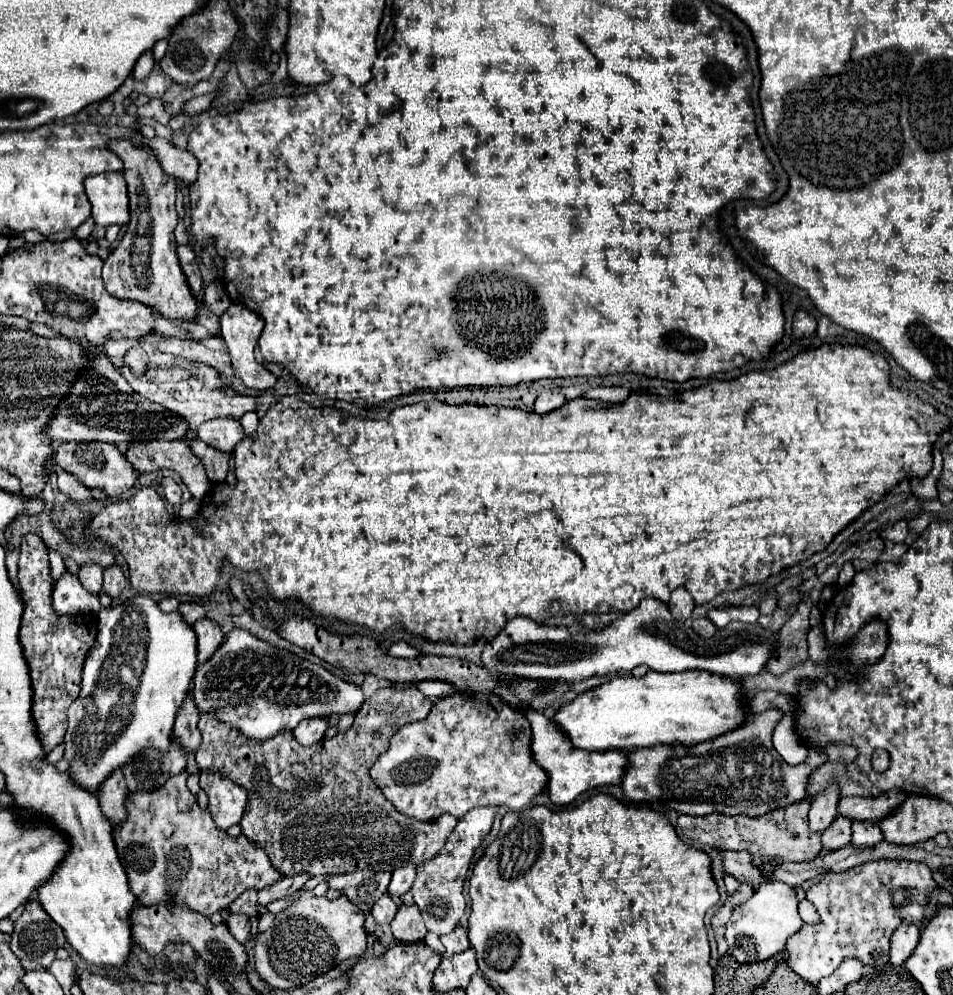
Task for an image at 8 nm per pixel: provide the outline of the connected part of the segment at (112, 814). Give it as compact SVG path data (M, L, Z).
M117 768L101 786L97 788L97 798L101 804L103 814L111 820L113 826L121 824L127 818L125 810L125 800L127 800L127 786L125 786L125 776L121 768Z

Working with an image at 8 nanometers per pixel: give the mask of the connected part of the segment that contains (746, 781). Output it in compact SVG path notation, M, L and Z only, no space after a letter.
M769 710L755 714L741 730L693 746L693 750L649 746L629 752L629 766L621 782L623 796L635 804L653 804L661 800L667 808L689 816L707 816L713 812L761 816L775 808L801 802L809 796L809 776L827 762L827 754L821 748L809 748L809 756L803 764L789 766L771 744L773 726L779 720L779 710Z

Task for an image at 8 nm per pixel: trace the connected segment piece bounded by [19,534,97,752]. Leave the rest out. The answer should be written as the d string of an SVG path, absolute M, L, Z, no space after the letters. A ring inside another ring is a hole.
M25 534L19 554L19 588L25 602L21 620L21 644L31 670L33 682L33 718L43 742L43 750L51 752L63 742L67 730L67 708L81 692L81 674L89 648L95 642L97 618L93 614L65 614L57 616L51 606L53 580L49 570L47 546L37 534ZM91 640L91 644L89 644Z

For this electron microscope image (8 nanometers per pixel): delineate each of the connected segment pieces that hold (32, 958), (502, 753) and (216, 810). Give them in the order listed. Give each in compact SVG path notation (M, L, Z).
M31 900L25 912L15 920L15 932L11 934L11 950L15 956L47 968L55 960L55 950L63 944L65 934L61 926L41 910L37 900Z
M455 692L433 704L429 716L421 722L407 724L391 738L391 746L375 762L371 776L379 782L383 794L407 816L433 822L443 812L461 818L477 806L507 806L523 810L547 786L545 770L533 760L531 726L525 714L505 704L497 694Z
M211 770L201 772L199 786L209 796L209 812L213 816L213 822L221 830L227 830L229 826L235 826L241 822L241 816L249 800L247 790L223 778L221 774L213 774Z

